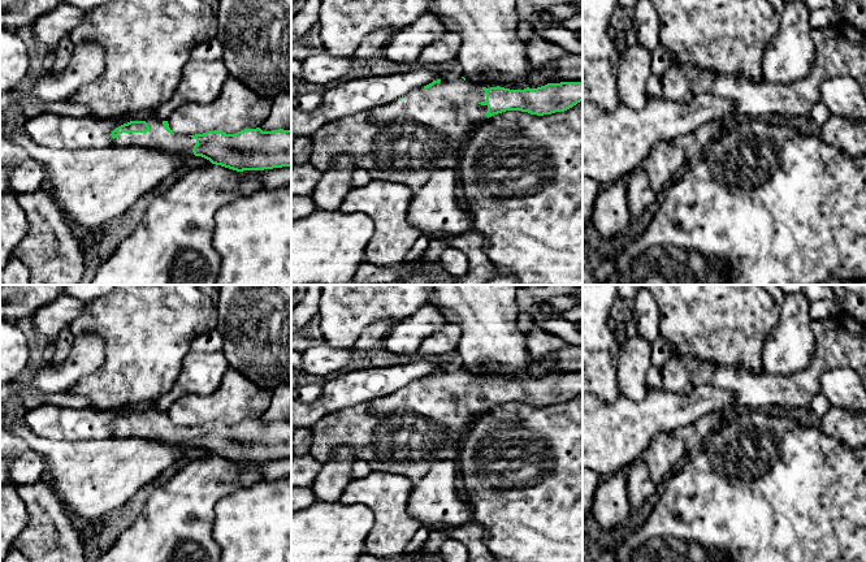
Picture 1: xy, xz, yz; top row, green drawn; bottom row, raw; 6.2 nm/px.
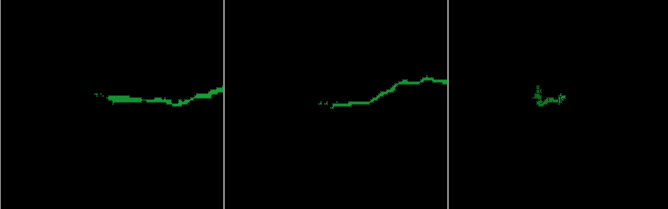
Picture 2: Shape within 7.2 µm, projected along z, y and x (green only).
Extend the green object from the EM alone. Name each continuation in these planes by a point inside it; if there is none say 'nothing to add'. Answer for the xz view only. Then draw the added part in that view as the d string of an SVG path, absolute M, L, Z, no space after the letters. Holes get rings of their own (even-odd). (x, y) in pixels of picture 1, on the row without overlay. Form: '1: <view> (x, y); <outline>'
1: xz (406, 432); M460 367L446 368L429 380L417 380L400 392L332 412L313 424L309 454L319 463L333 458L338 445L352 449L358 461L369 463L372 471L406 475L420 481L436 462L456 461L456 444L471 424L485 412L486 385Z

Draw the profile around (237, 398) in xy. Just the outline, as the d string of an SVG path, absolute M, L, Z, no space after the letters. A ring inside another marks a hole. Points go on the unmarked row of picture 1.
M229 368L211 395L183 395L173 402L168 415L174 425L187 428L215 422L235 425L244 420L260 419L270 403L270 397L270 390Z

